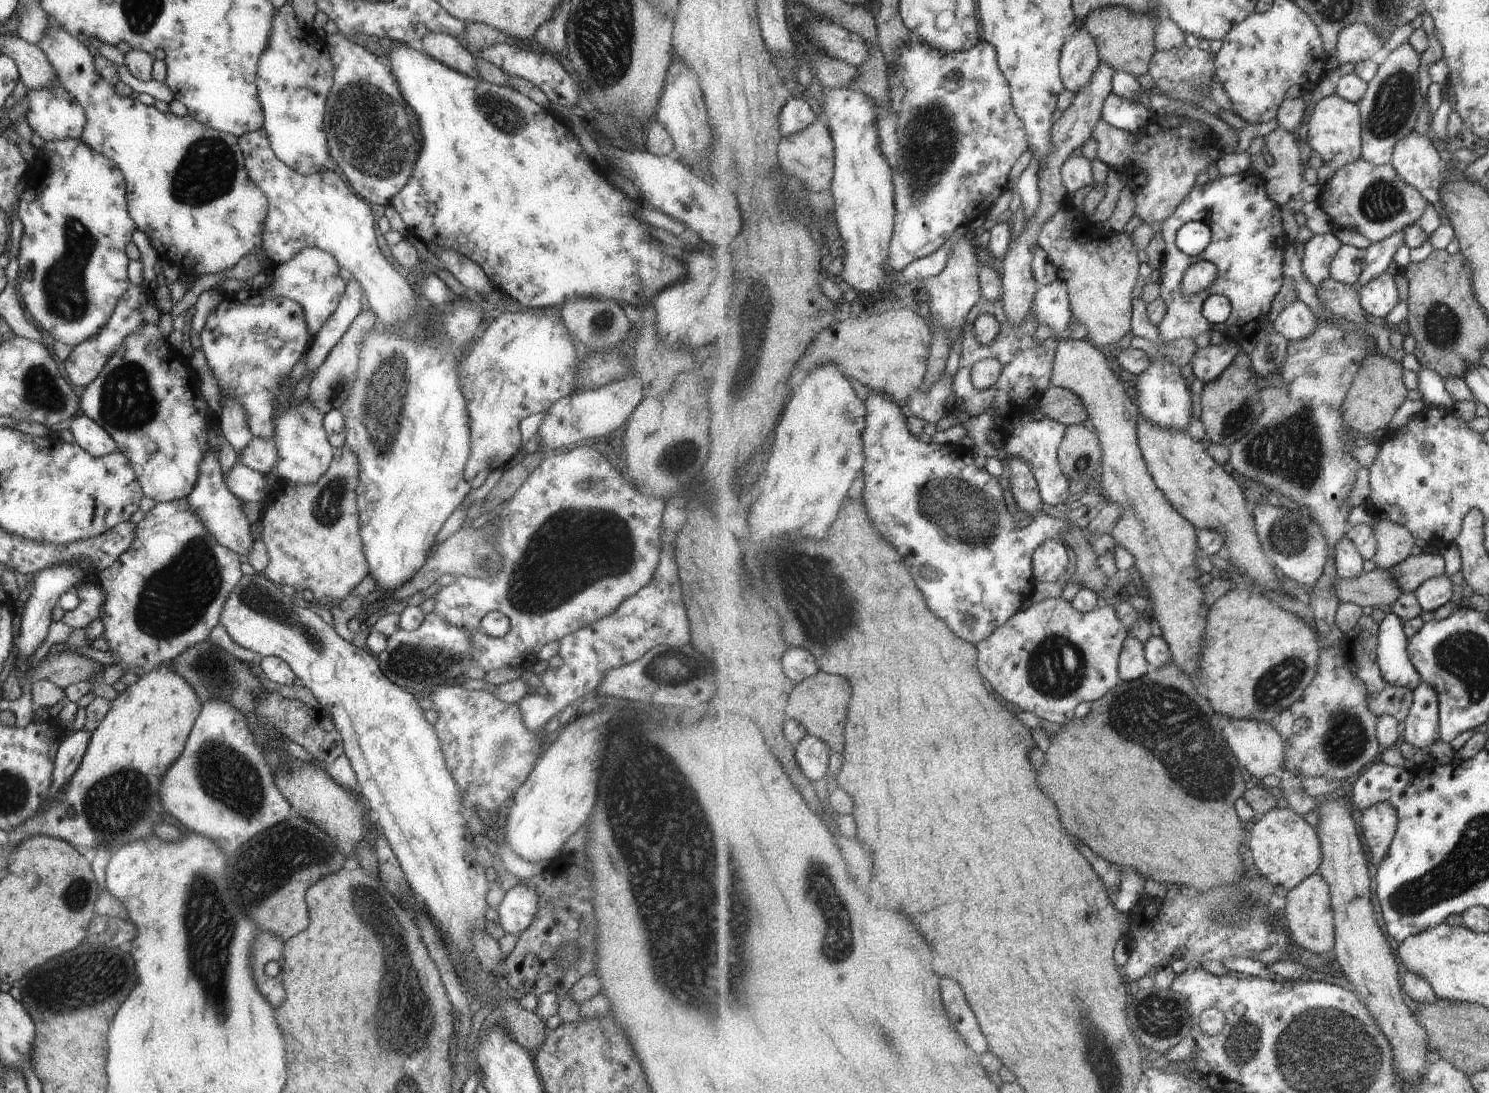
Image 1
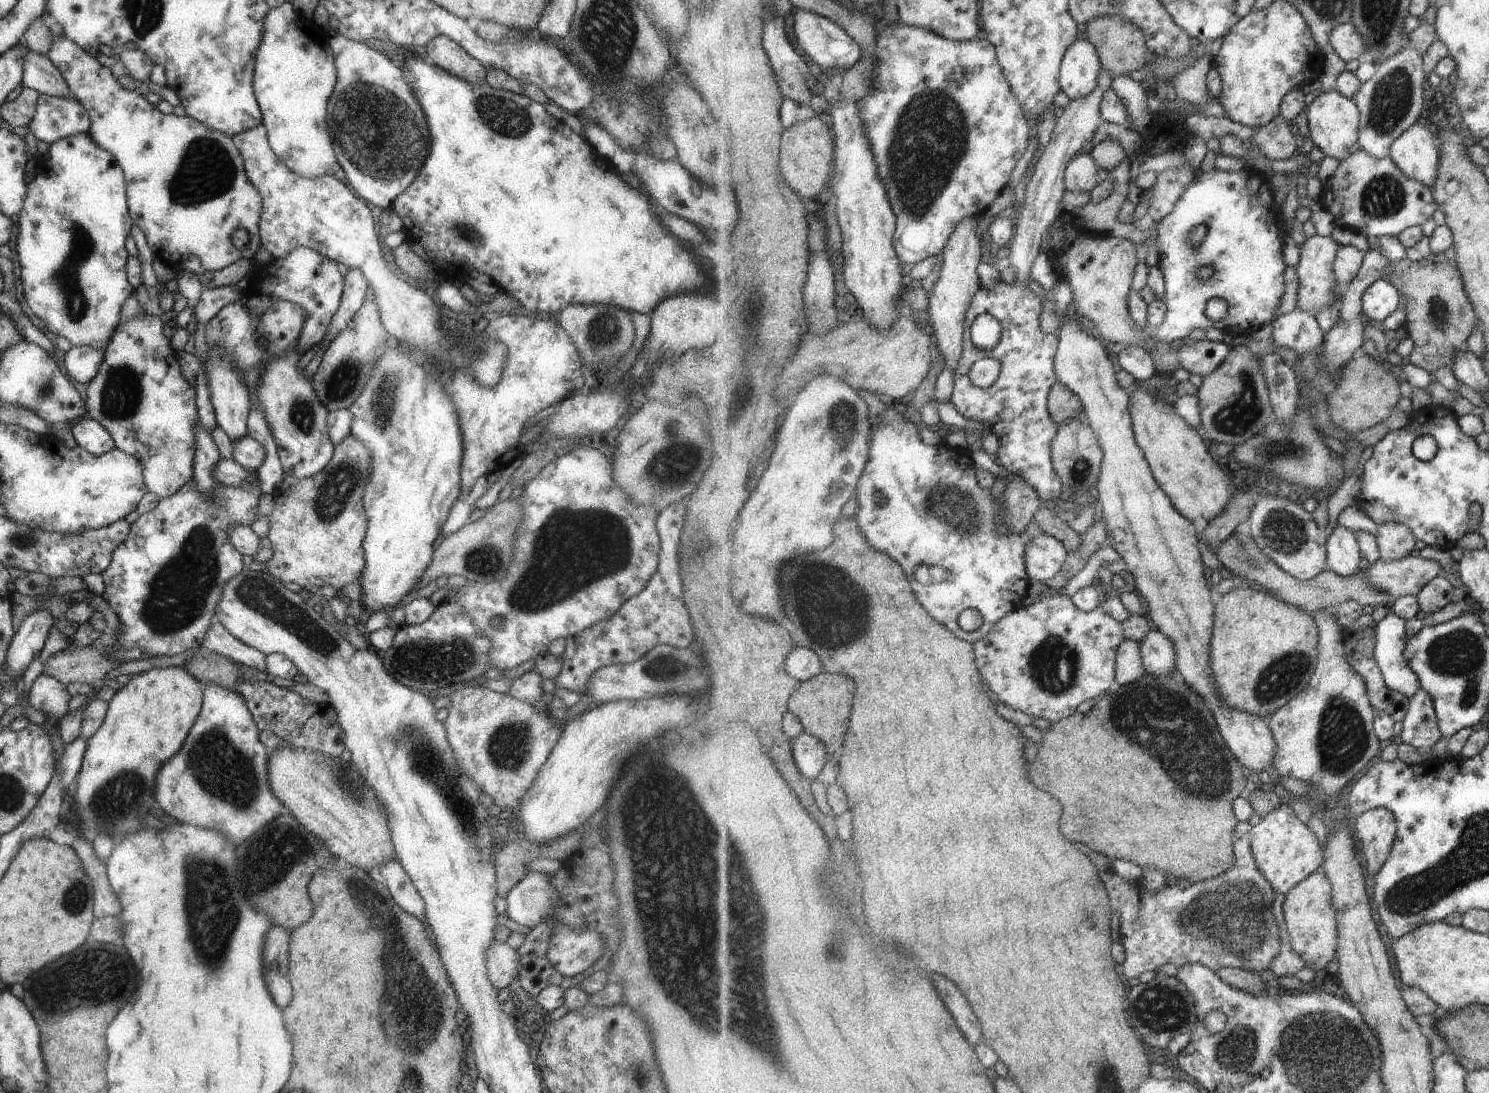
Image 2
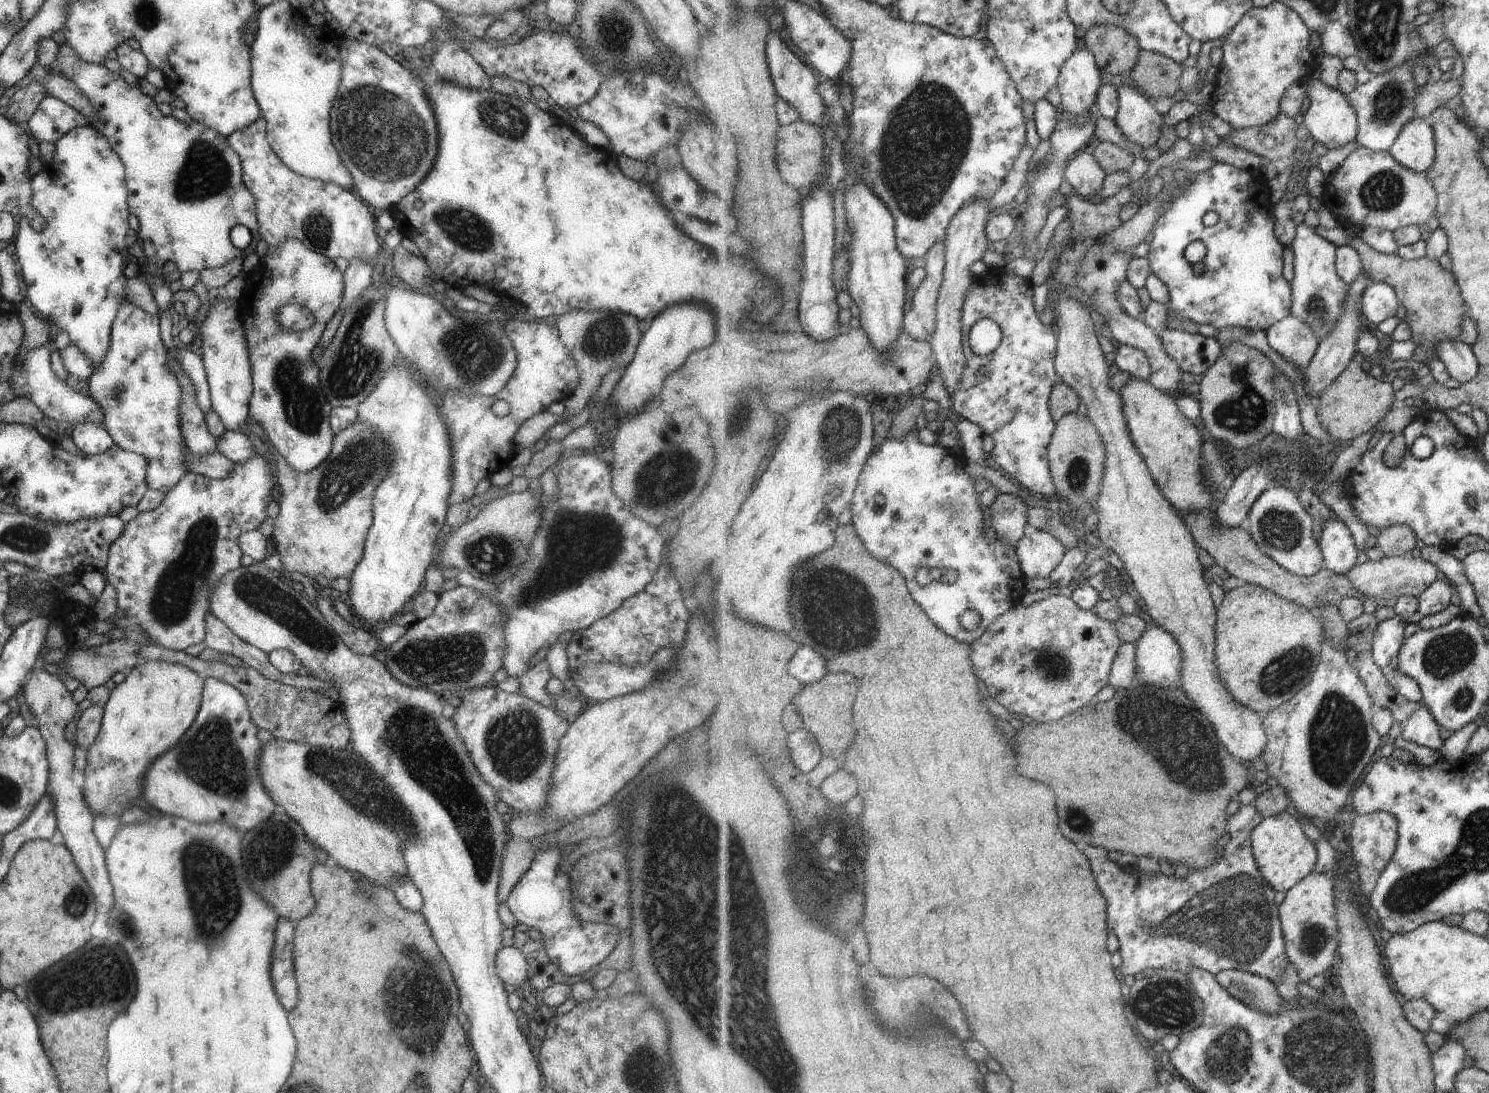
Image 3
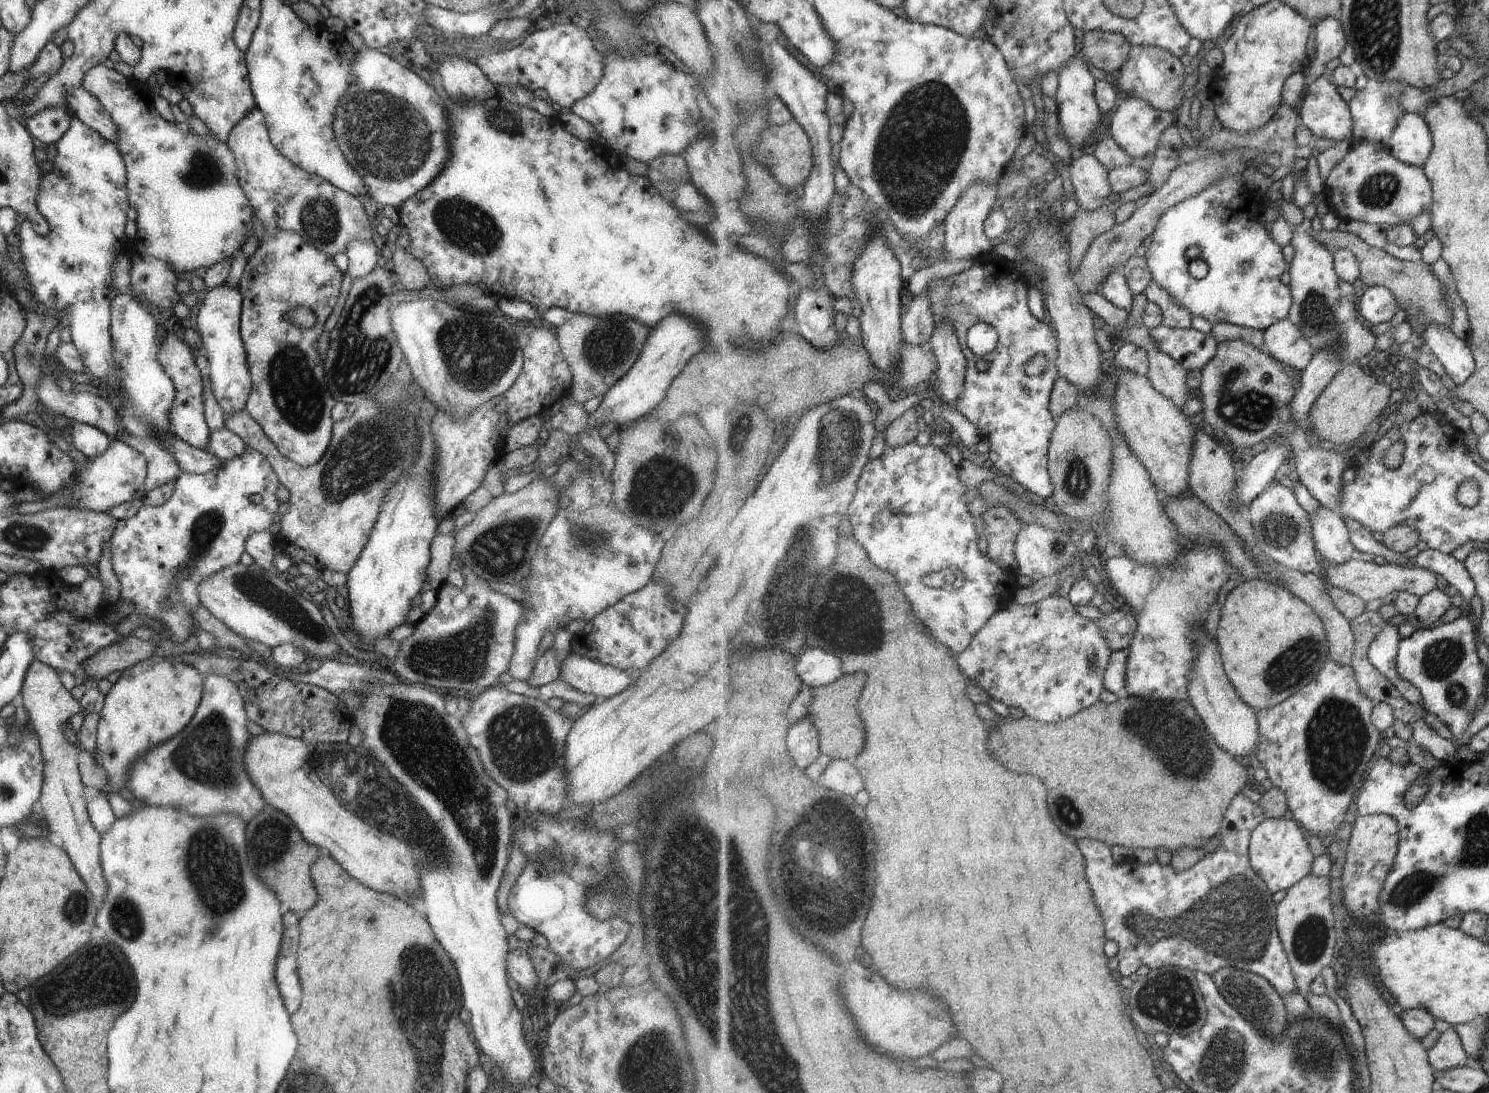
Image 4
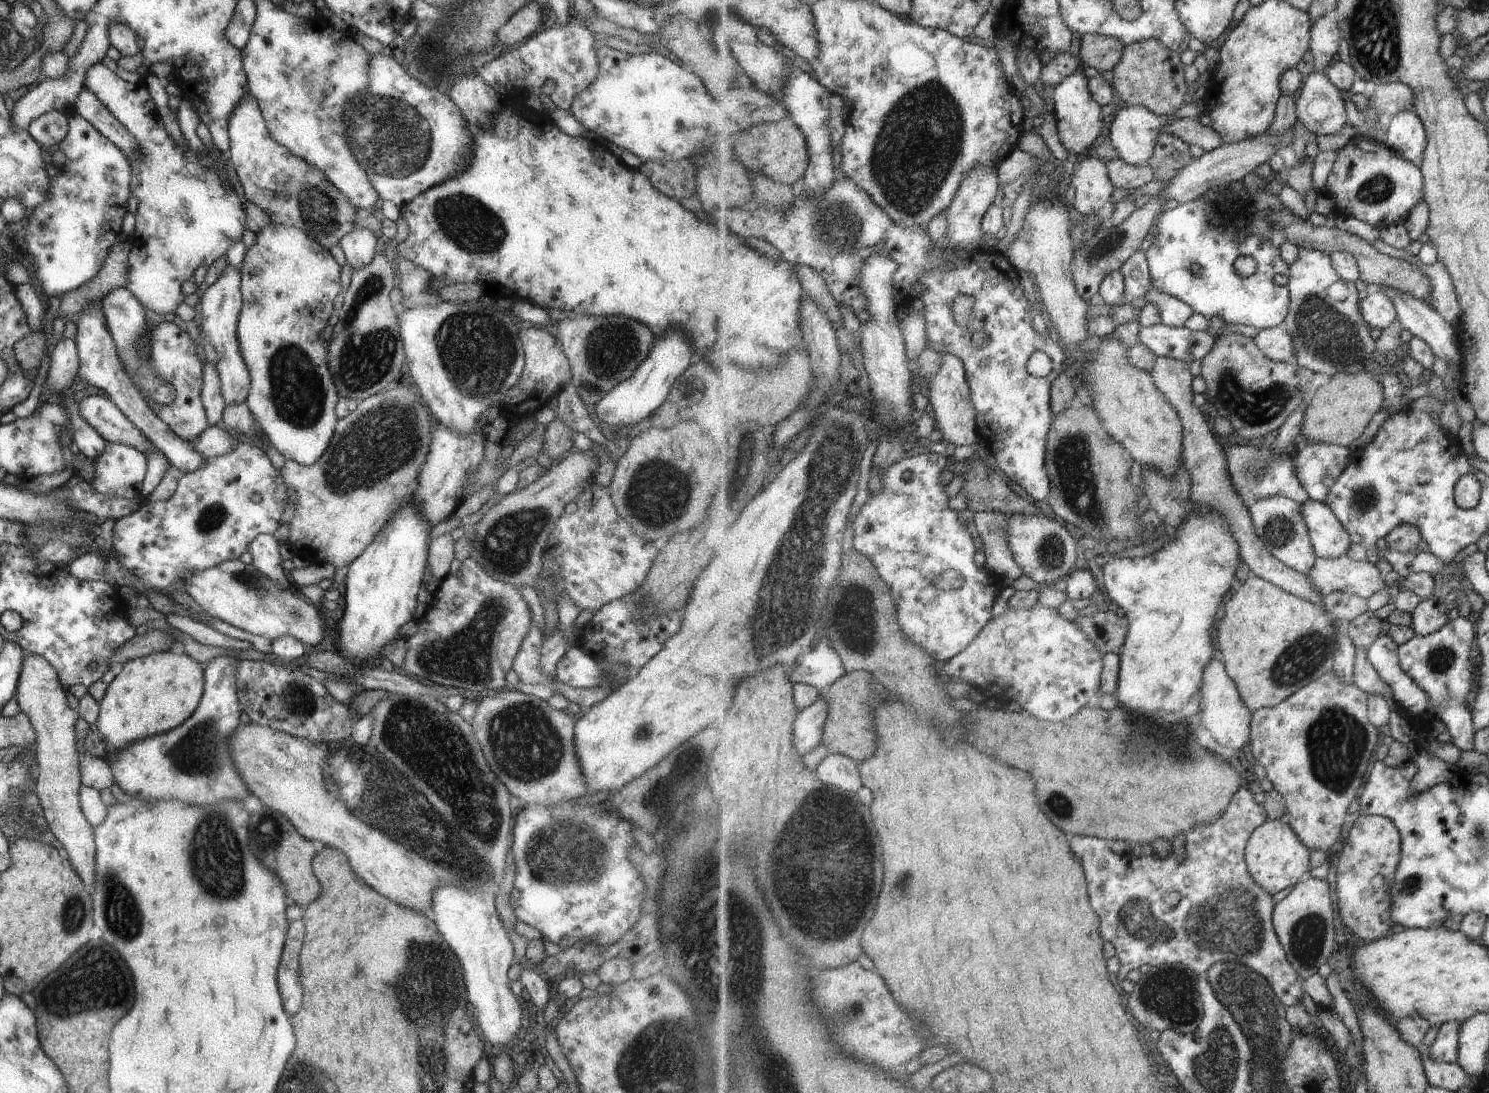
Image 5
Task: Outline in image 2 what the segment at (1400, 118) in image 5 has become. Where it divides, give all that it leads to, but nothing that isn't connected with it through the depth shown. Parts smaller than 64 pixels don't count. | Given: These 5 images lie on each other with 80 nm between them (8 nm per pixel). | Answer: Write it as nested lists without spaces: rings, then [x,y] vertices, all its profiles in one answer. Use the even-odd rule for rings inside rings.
[[[1431,119],[1408,128],[1394,143],[1390,154],[1410,177],[1424,182],[1434,192],[1440,150]]]

